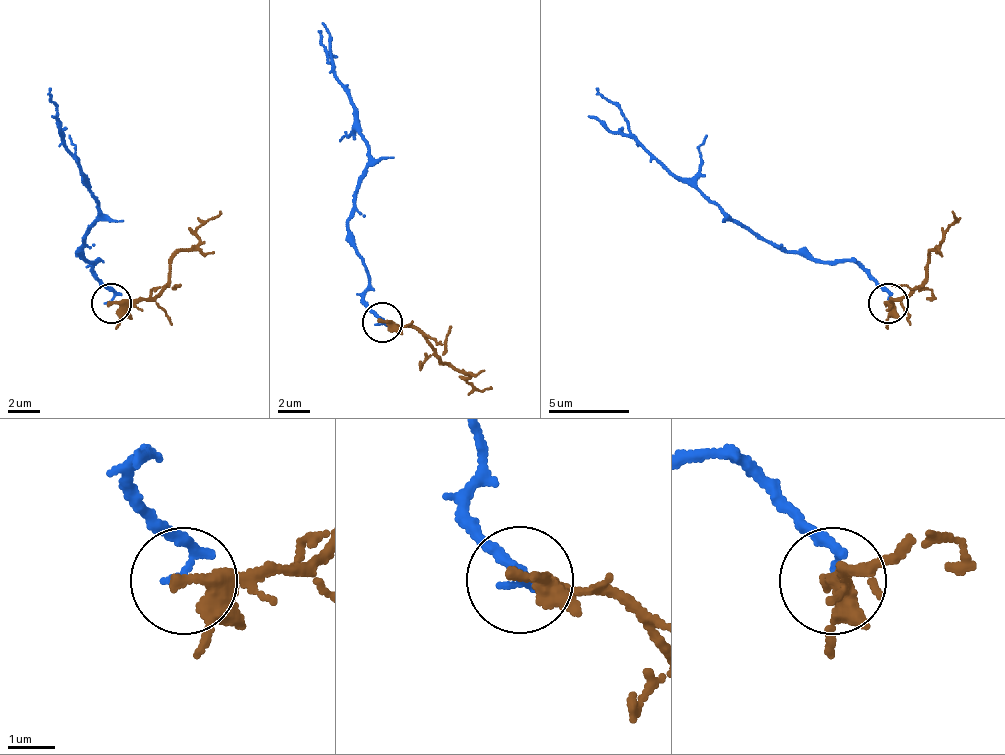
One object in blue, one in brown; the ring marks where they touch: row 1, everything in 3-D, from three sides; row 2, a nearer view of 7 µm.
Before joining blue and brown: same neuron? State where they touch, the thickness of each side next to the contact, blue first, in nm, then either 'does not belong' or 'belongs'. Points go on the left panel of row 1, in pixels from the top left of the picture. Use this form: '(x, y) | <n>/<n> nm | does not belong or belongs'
(111, 303) | 220/360 nm | does not belong

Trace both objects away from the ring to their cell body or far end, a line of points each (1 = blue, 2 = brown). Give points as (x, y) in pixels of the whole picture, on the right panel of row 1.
1: (887, 300), (850, 260), (782, 252), (730, 220), (673, 175), (641, 143), (597, 87)
2: (887, 304), (891, 300), (903, 300), (923, 280), (931, 252), (955, 220), (951, 212)

